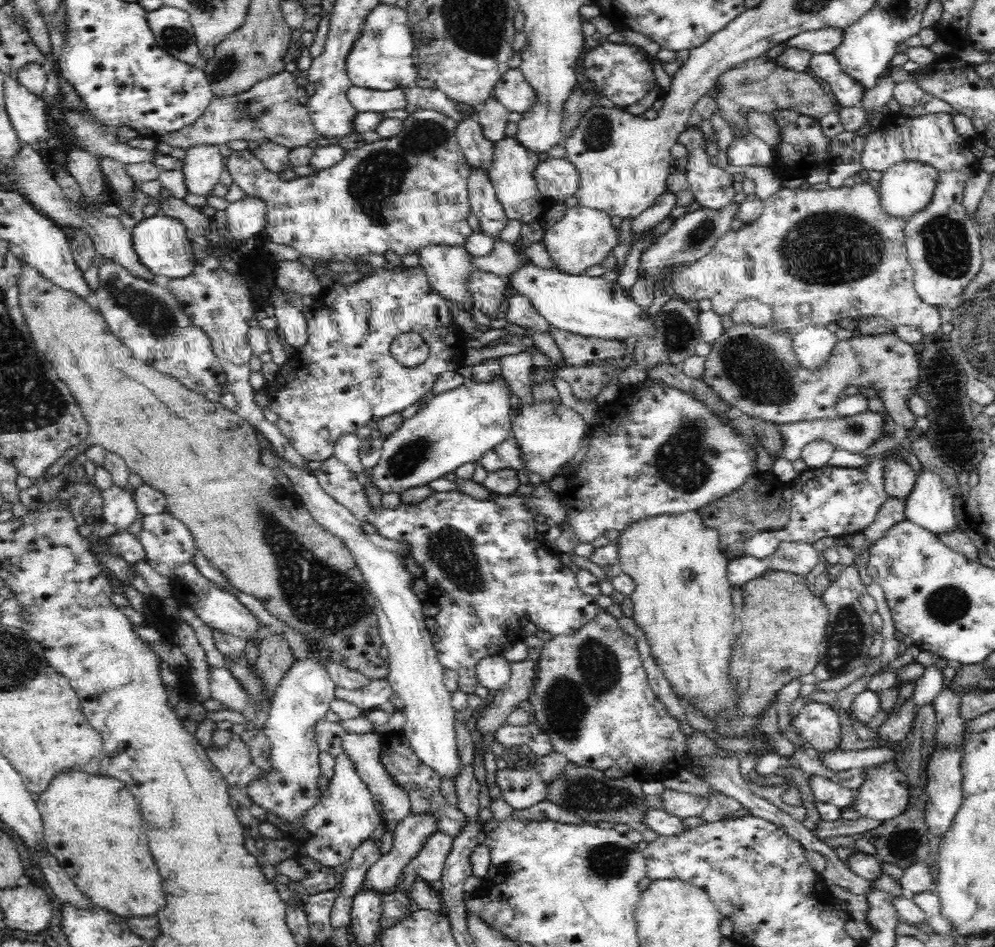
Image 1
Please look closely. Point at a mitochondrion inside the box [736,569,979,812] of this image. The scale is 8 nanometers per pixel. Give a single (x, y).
(847, 637)

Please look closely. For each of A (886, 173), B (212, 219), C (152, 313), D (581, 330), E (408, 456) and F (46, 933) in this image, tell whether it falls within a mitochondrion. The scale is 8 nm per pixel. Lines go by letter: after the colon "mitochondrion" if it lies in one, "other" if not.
A: other
B: other
C: mitochondrion
D: other
E: mitochondrion
F: other

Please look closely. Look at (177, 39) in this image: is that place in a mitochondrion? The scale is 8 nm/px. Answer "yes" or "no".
yes

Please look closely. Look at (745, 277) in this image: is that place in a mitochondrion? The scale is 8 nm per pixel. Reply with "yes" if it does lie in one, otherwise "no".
no

